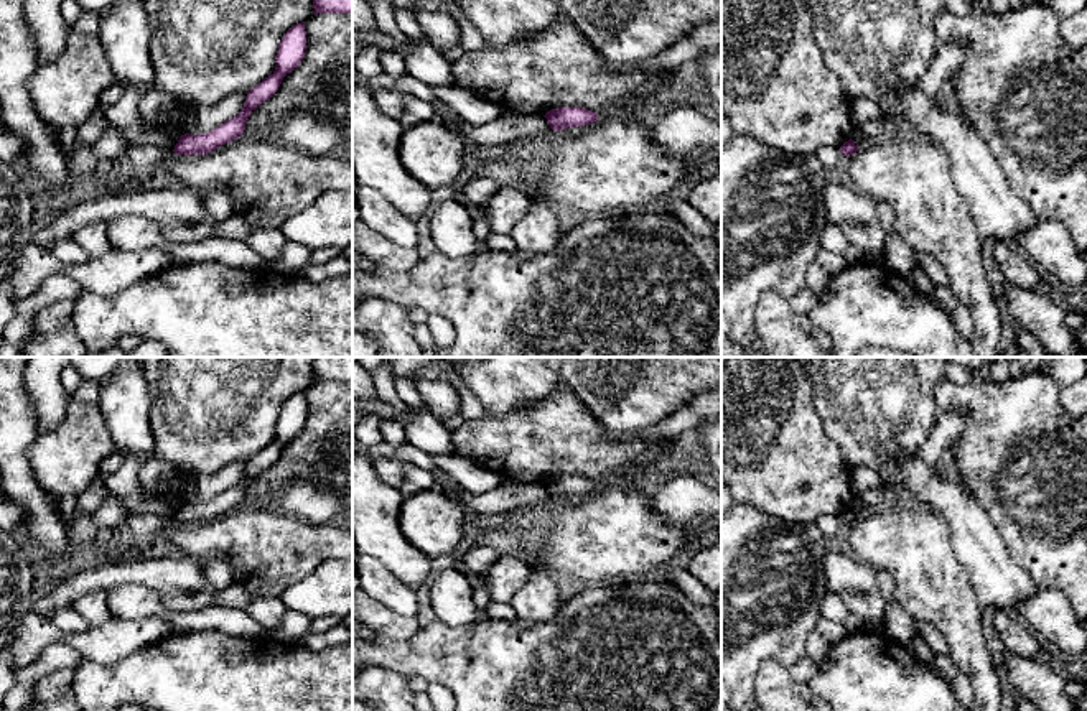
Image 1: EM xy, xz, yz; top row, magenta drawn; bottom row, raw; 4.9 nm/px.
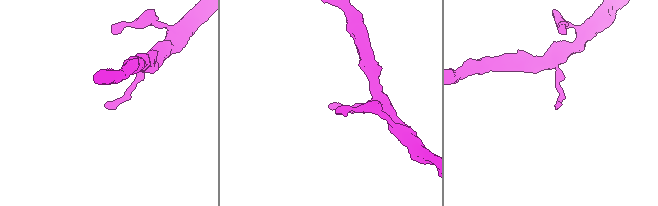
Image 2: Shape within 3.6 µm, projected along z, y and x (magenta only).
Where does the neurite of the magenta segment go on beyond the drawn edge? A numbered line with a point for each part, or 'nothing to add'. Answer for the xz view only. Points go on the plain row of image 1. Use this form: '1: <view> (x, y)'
nothing to add

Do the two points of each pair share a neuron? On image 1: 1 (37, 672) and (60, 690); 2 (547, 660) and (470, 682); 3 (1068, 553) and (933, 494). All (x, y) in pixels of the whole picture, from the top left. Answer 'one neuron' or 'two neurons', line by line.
1: two neurons
2: one neuron
3: two neurons

